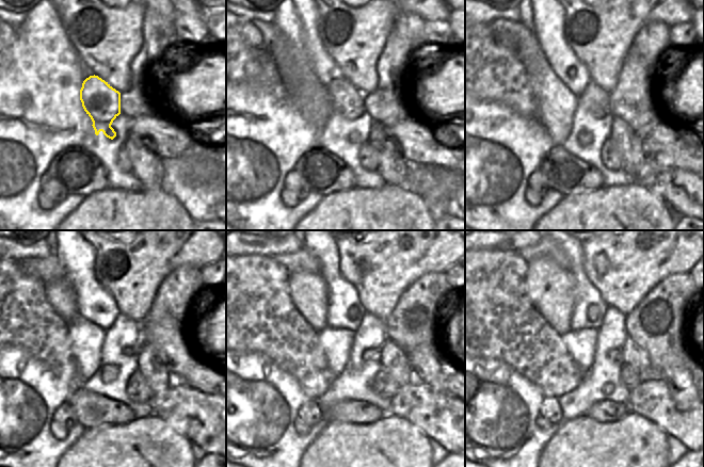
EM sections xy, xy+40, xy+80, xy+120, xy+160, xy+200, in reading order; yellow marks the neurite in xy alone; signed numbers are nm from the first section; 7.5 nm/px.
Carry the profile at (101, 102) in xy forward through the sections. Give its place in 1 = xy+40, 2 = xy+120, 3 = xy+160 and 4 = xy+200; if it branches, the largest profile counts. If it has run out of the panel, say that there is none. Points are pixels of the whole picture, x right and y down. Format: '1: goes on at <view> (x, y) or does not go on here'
1: goes on at xy+40 (348, 102)
2: goes on at xy+120 (125, 333)
3: goes on at xy+160 (371, 334)
4: goes on at xy+200 (612, 333)

